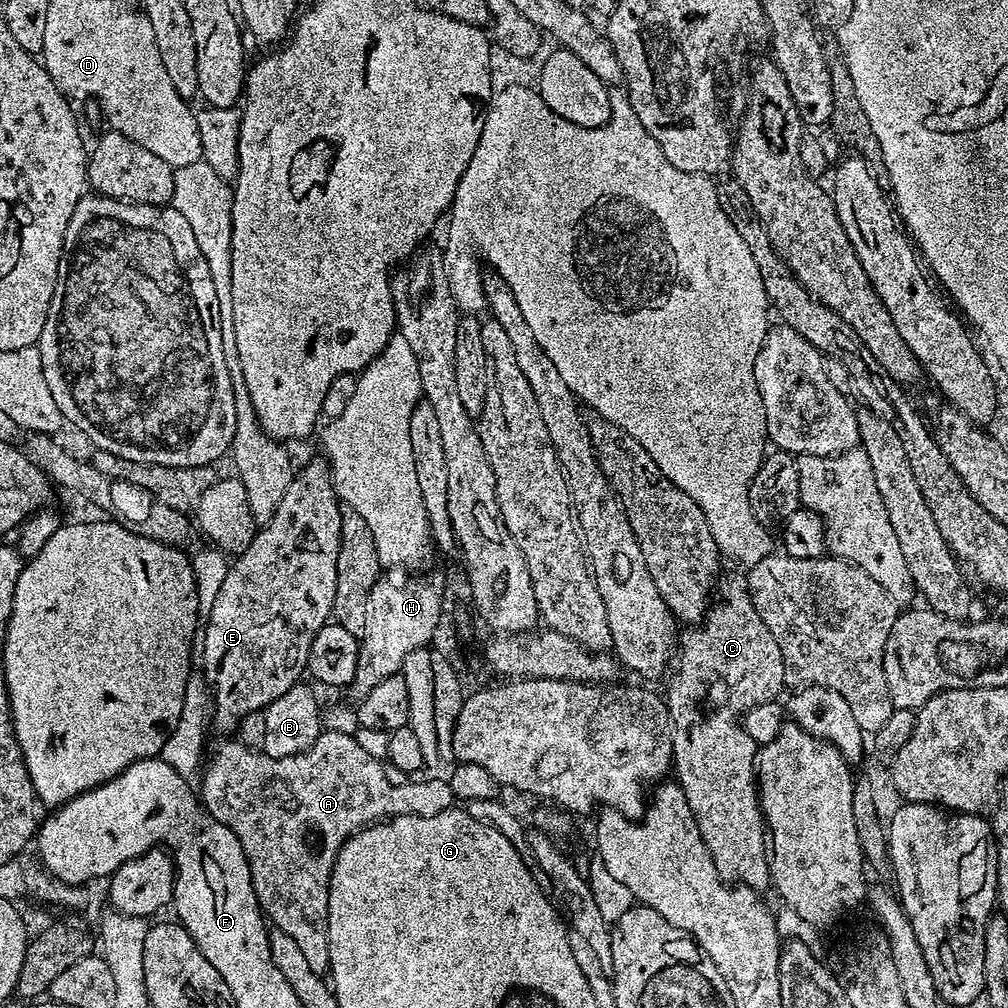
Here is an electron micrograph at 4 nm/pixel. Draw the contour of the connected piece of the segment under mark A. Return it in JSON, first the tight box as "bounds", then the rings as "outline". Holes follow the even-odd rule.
{"bounds":[202,730,397,974],"outline":[[[331,730],[321,731],[320,737],[314,742],[314,746],[310,746],[305,752],[299,752],[293,756],[267,756],[263,750],[253,750],[241,744],[239,739],[228,738],[225,744],[220,744],[216,748],[216,753],[212,756],[212,761],[208,764],[208,769],[204,772],[204,792],[202,791],[202,800],[209,812],[216,820],[221,820],[228,828],[234,830],[234,834],[240,842],[246,854],[246,858],[250,862],[250,874],[254,882],[254,890],[257,898],[260,899],[260,907],[265,917],[270,918],[271,923],[277,929],[286,934],[290,934],[290,938],[294,938],[294,942],[298,942],[298,947],[302,950],[302,954],[306,957],[306,962],[310,962],[310,970],[321,974],[329,971],[328,959],[330,958],[330,950],[328,949],[328,882],[332,874],[333,857],[340,850],[342,838],[347,838],[354,832],[360,831],[361,828],[379,821],[381,818],[391,818],[397,815],[396,796],[388,789],[388,776],[384,773],[384,768],[379,759],[371,756],[356,741],[355,735],[350,732],[333,732]],[[308,832],[320,832],[320,836],[324,841],[320,844],[320,849],[311,848],[308,845]]]}

